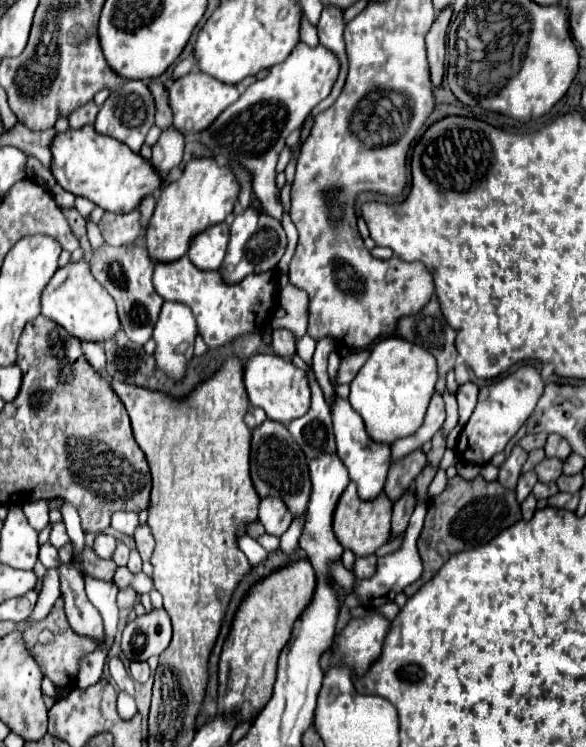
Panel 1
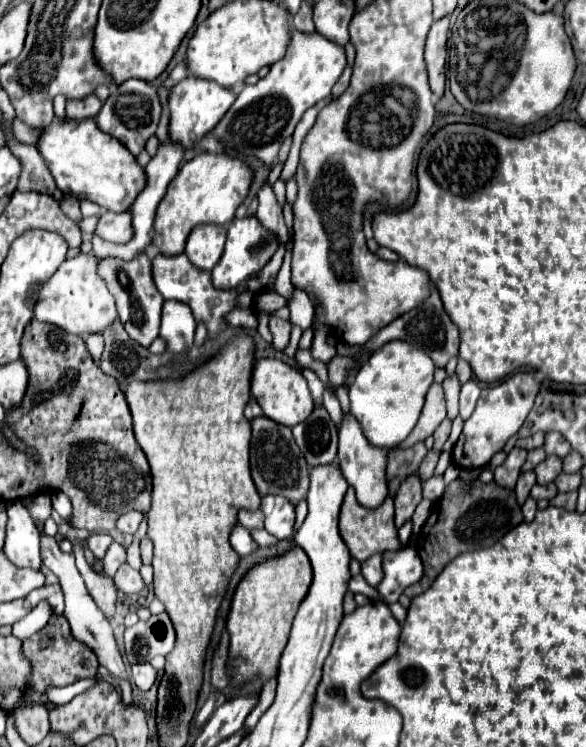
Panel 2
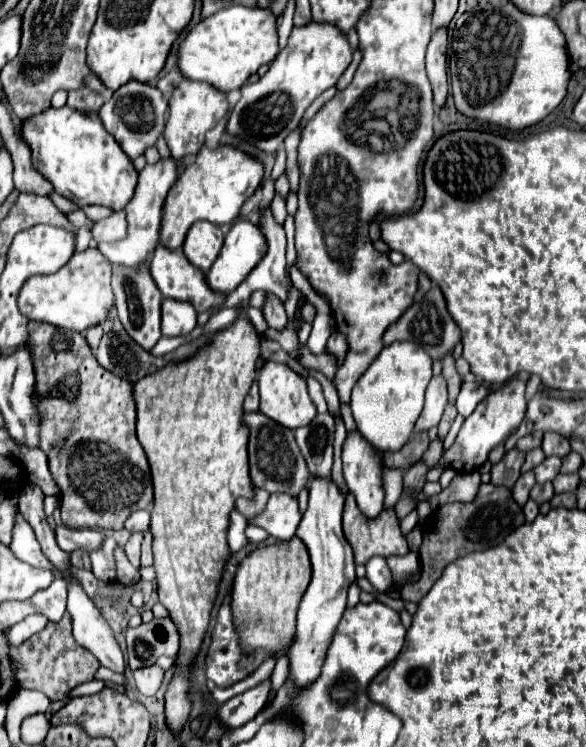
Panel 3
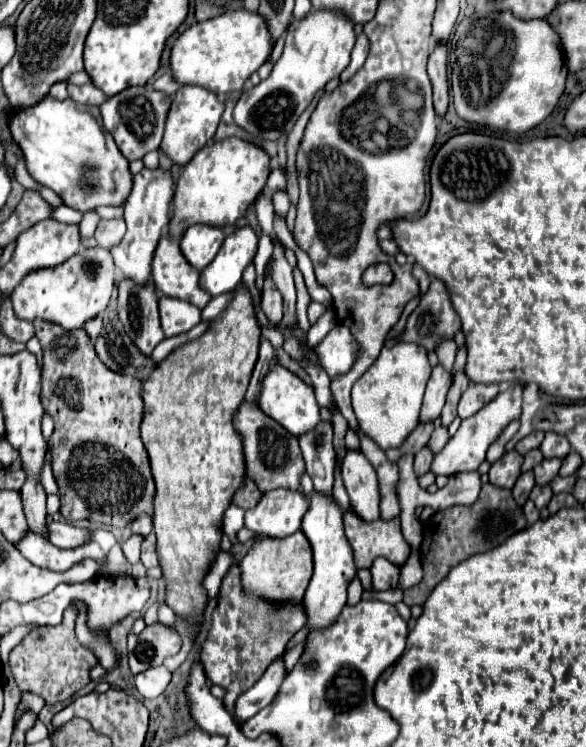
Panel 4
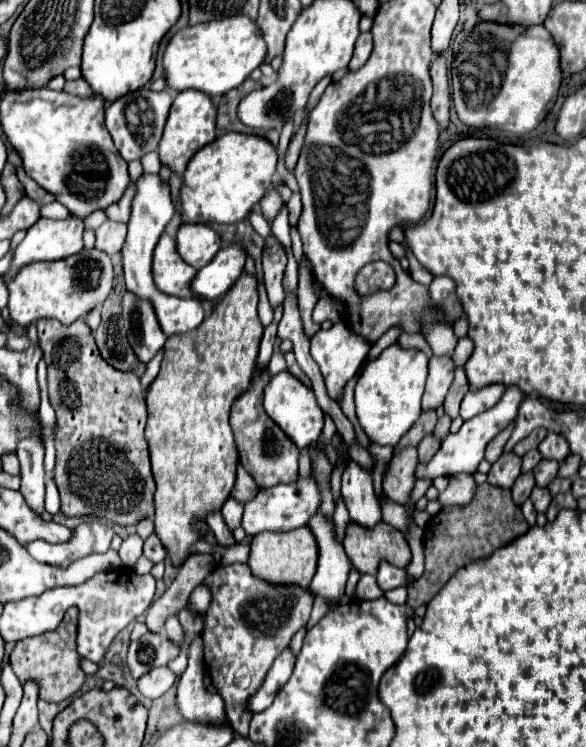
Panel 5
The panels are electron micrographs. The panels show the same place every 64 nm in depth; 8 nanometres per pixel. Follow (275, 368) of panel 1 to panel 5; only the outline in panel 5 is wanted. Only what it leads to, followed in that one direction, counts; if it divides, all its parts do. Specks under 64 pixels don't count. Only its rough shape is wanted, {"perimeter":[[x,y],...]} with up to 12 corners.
{"perimeter":[[290,372],[270,378],[264,410],[306,448],[322,434],[312,388]]}

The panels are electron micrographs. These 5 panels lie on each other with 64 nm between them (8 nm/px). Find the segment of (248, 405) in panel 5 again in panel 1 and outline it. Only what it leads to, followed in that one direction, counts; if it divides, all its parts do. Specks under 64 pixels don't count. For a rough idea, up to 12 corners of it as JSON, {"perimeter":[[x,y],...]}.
{"perimeter":[[284,424],[252,432],[250,476],[260,498],[306,512],[308,460]]}

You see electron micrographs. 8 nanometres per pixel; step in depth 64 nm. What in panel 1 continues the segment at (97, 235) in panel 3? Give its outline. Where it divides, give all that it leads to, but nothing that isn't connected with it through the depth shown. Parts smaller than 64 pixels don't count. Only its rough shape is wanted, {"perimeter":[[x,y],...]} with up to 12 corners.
{"perimeter":[[106,212],[98,222],[112,246],[134,244],[142,236],[140,212]]}

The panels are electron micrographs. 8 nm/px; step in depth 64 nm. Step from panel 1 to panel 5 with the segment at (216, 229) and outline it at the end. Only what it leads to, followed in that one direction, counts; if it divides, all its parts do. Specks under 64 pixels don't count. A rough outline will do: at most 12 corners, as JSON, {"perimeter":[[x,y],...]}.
{"perimeter":[[206,224],[178,230],[178,252],[196,270],[206,266],[222,238]]}

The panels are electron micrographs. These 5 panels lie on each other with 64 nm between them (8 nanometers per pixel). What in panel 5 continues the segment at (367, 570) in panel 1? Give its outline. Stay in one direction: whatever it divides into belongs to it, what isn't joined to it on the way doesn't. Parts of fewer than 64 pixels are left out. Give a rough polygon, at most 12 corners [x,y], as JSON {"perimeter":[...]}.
{"perimeter":[[380,560],[376,582],[386,590],[404,586],[408,574]]}

